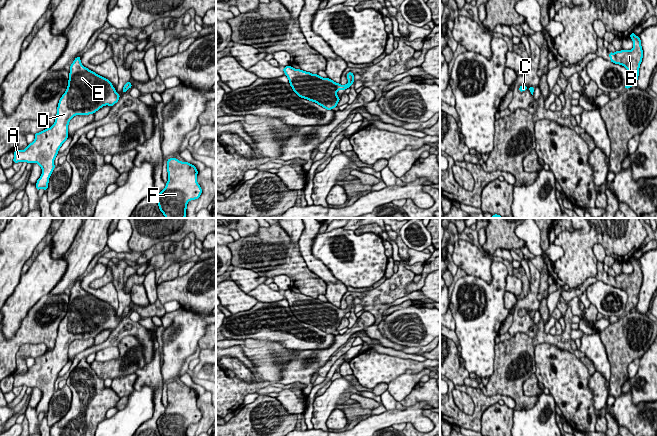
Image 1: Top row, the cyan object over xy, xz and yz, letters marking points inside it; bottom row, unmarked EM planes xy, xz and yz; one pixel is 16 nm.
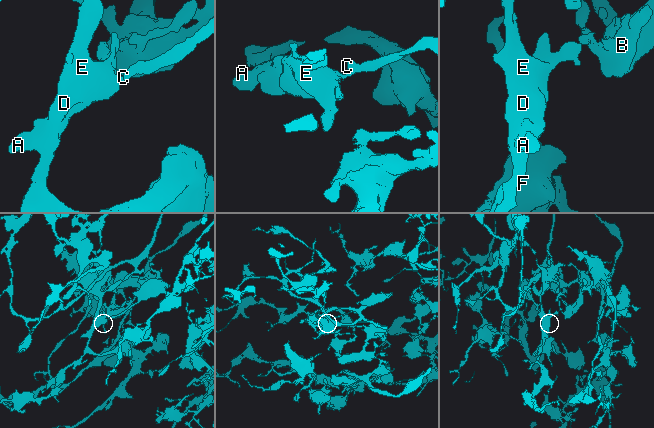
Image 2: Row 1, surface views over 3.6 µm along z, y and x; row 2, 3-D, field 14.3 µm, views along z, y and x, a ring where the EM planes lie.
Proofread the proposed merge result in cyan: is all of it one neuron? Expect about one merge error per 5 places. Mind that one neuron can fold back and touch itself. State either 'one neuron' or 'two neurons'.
one neuron

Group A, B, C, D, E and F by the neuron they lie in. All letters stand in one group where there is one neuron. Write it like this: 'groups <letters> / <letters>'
groups A B C D E F

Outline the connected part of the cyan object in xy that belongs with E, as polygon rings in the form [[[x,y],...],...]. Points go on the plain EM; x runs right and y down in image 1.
[[[81,280],[76,281],[70,290],[68,310],[59,324],[53,350],[40,357],[35,357],[35,364],[28,368],[26,373],[14,375],[14,387],[34,386],[39,388],[42,392],[42,398],[36,407],[37,414],[43,412],[47,415],[50,399],[55,392],[55,381],[58,379],[59,372],[68,362],[69,345],[76,339],[81,338],[86,340],[94,338],[103,330],[109,329],[111,331],[119,325],[120,318],[116,316],[112,307],[108,303],[84,291],[80,282]]]

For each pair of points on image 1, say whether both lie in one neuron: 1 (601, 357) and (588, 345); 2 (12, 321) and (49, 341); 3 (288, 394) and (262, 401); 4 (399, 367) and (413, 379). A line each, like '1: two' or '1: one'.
1: one
2: two
3: two
4: two

